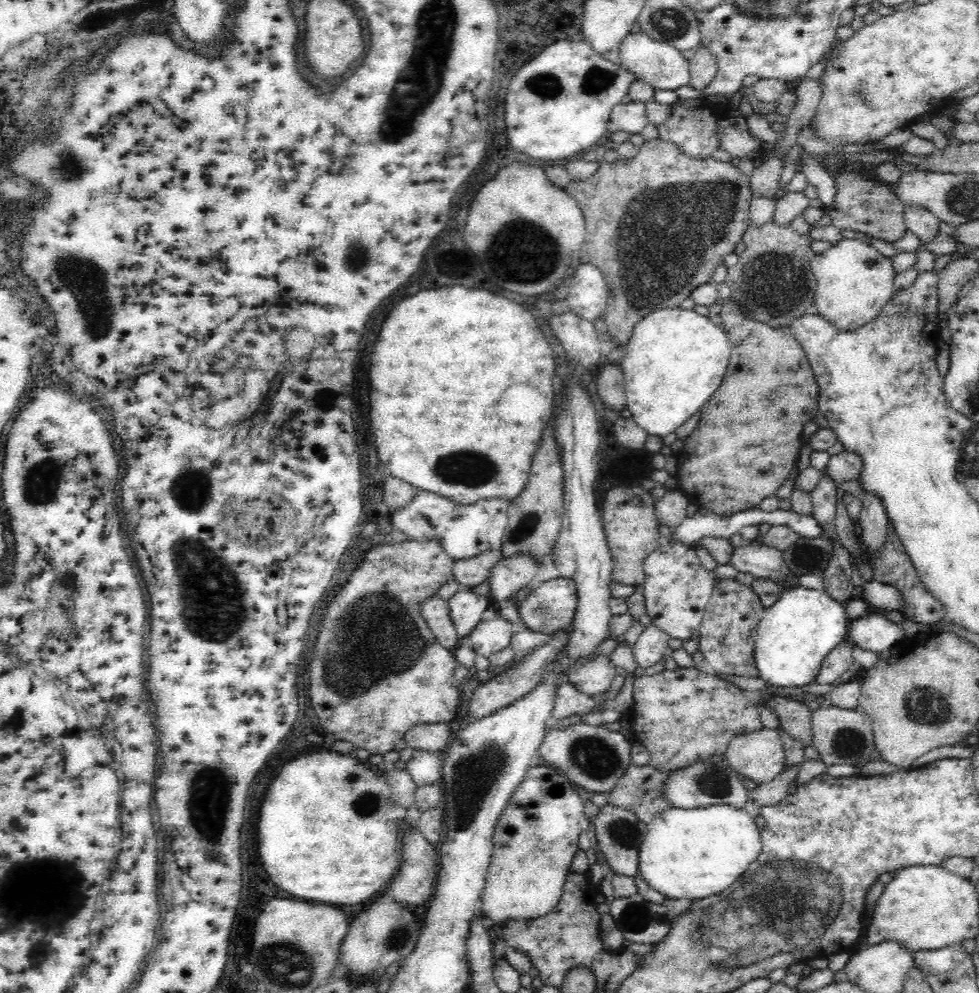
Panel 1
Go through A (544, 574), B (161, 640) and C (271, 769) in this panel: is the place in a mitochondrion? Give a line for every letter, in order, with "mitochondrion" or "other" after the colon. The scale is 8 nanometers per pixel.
A: other
B: other
C: other

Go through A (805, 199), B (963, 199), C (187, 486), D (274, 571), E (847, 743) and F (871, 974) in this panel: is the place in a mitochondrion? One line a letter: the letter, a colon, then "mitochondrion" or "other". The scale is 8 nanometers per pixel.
A: other
B: mitochondrion
C: mitochondrion
D: other
E: mitochondrion
F: other

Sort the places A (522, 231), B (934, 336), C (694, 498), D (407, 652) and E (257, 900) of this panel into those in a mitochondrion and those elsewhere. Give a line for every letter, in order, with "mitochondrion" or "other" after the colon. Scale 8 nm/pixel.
A: mitochondrion
B: other
C: other
D: mitochondrion
E: other

